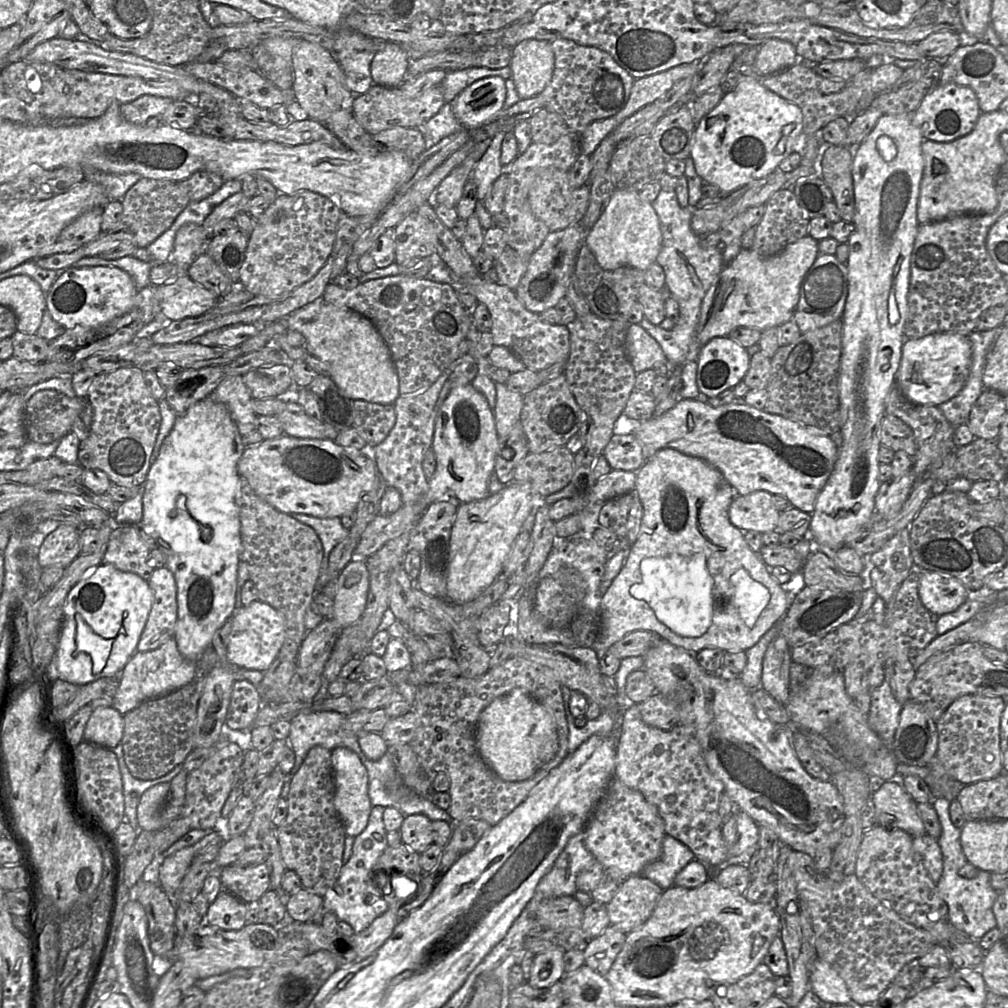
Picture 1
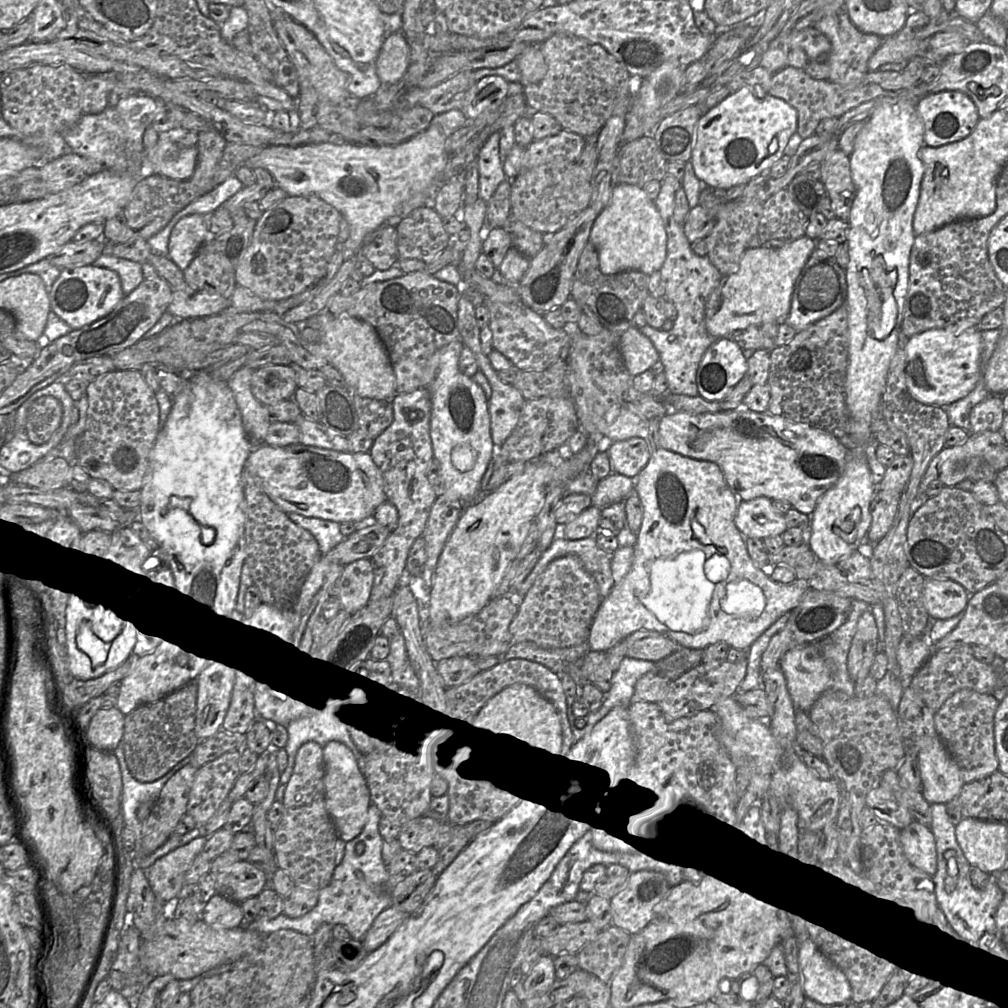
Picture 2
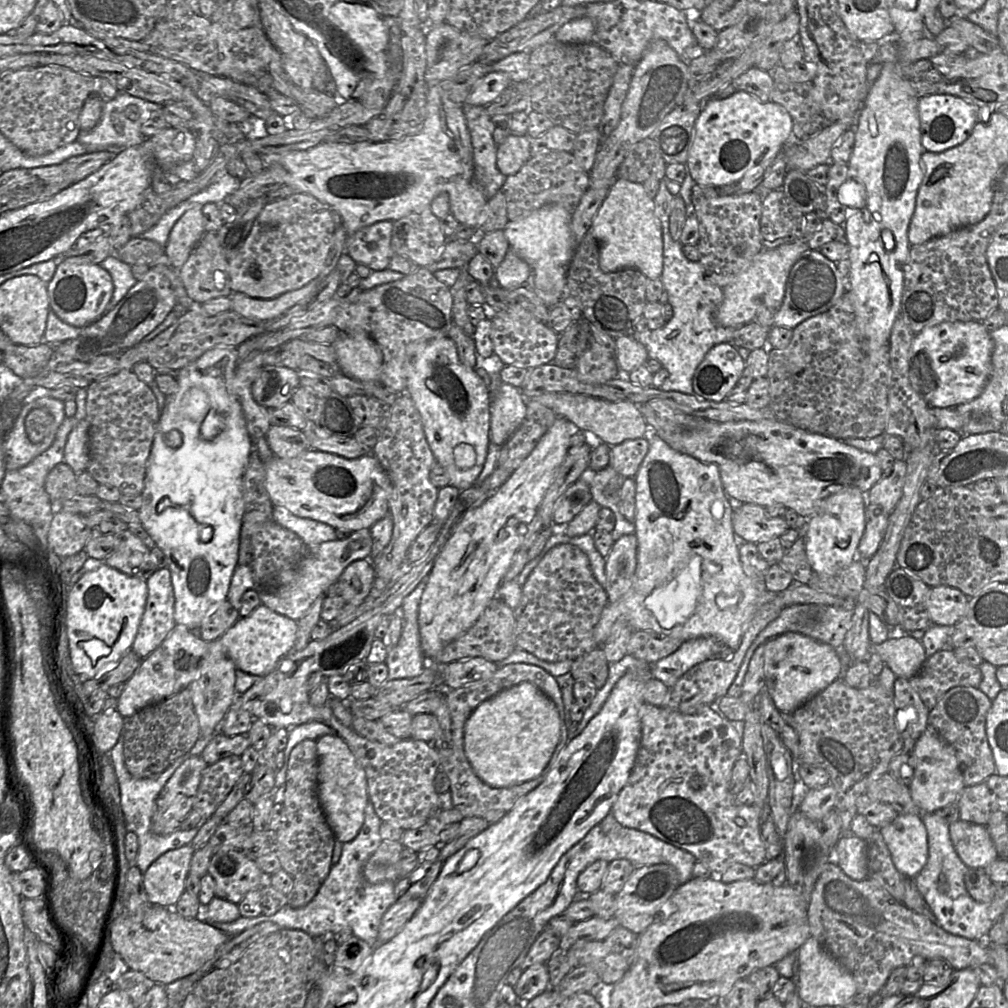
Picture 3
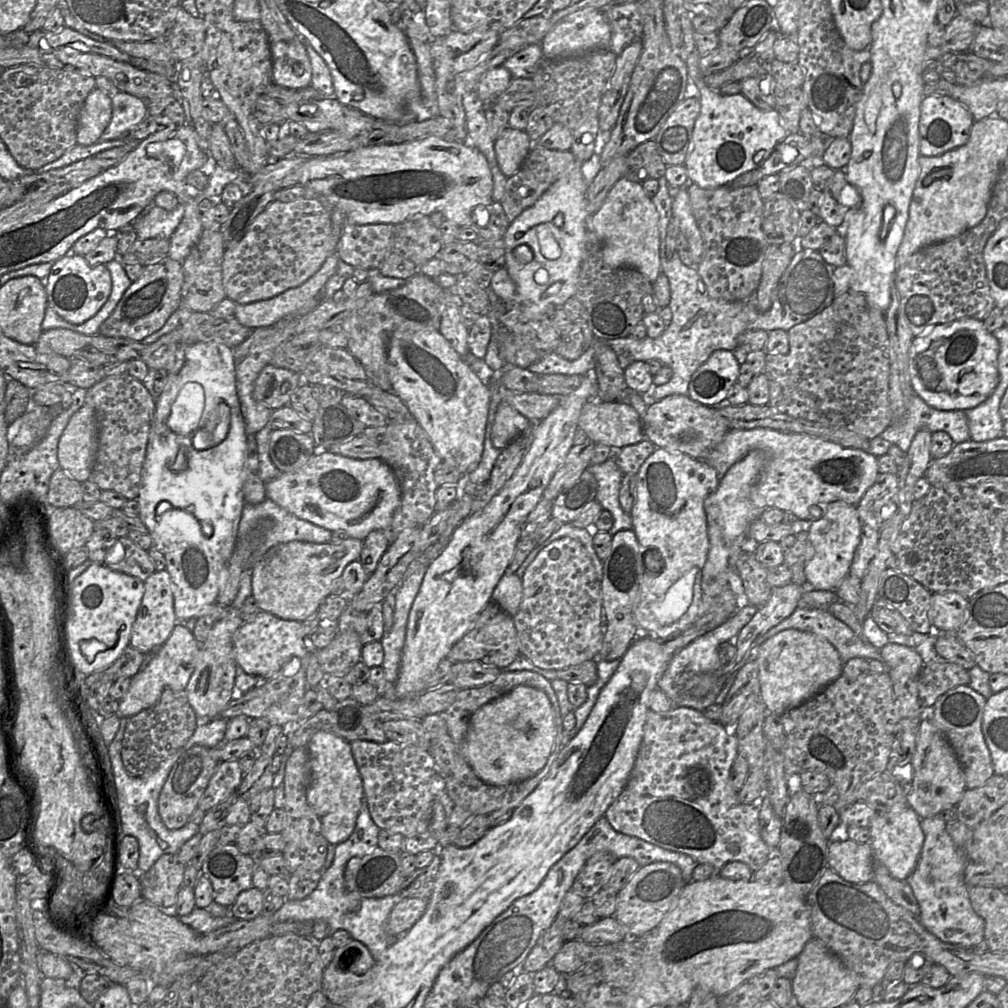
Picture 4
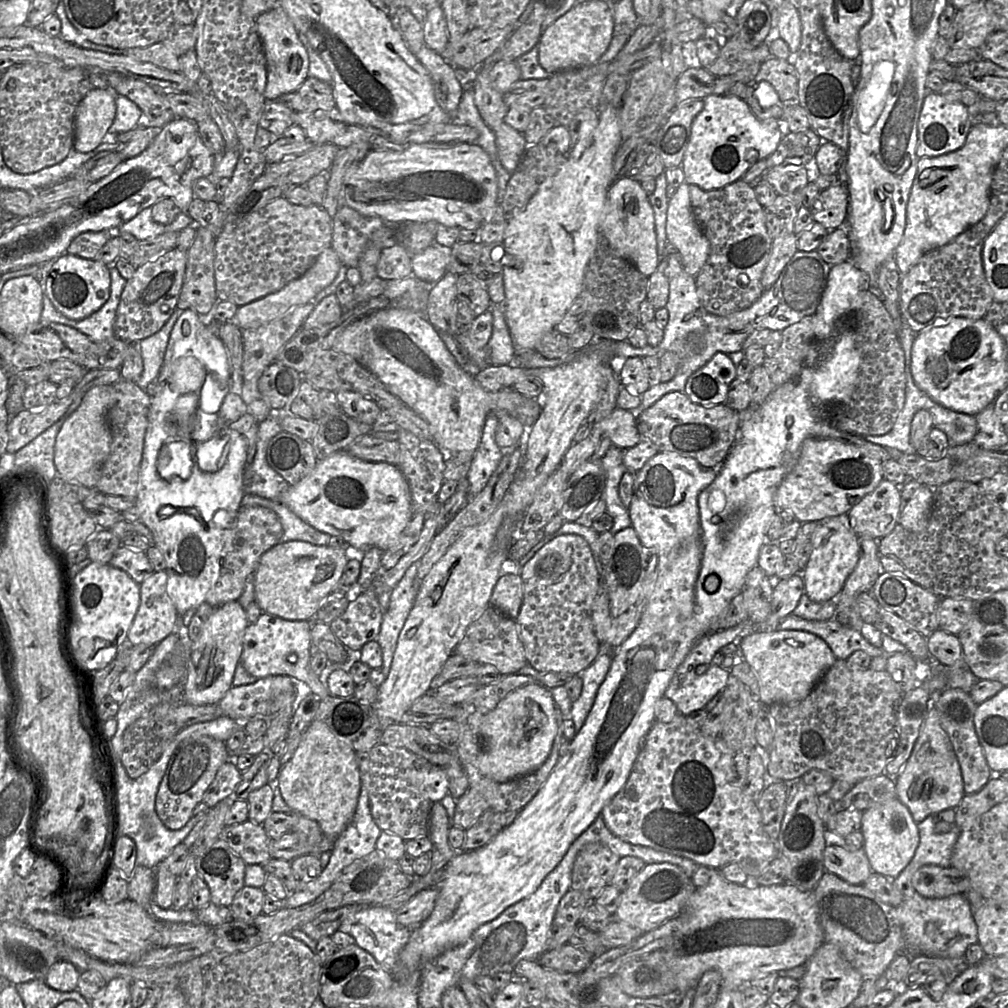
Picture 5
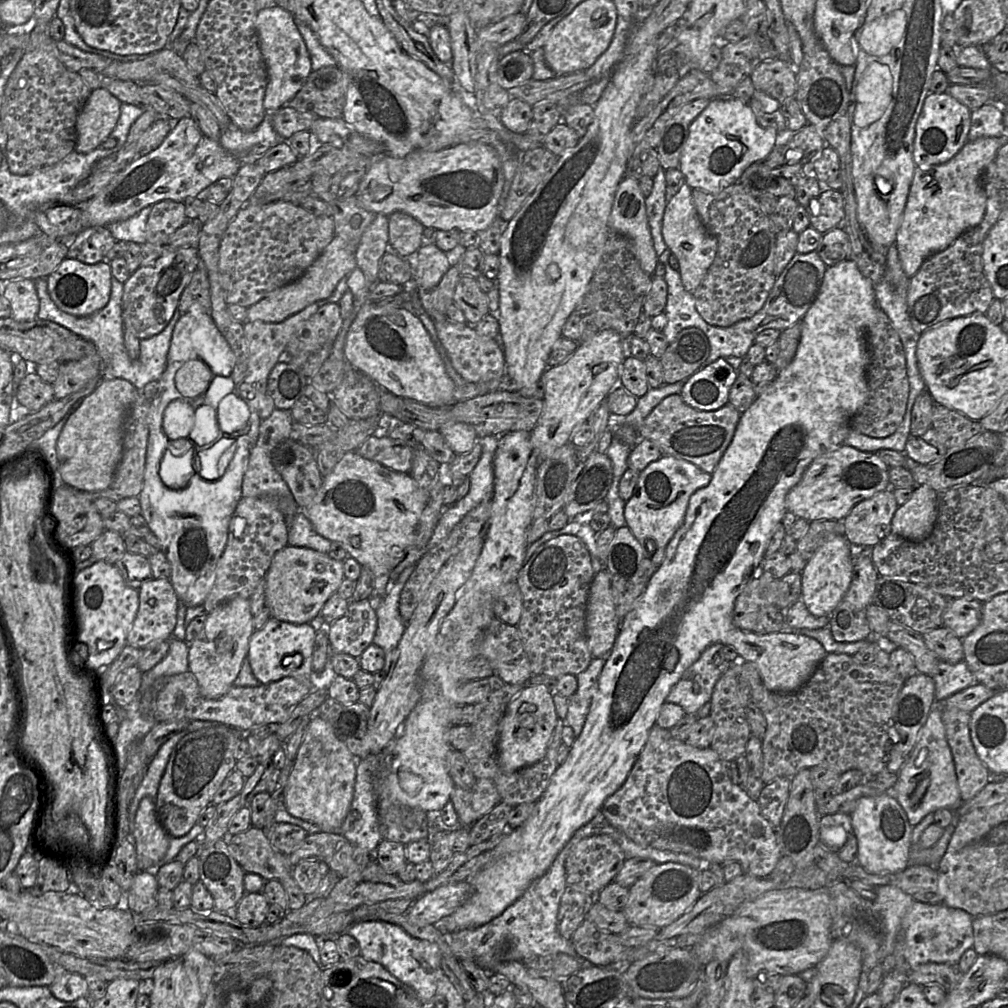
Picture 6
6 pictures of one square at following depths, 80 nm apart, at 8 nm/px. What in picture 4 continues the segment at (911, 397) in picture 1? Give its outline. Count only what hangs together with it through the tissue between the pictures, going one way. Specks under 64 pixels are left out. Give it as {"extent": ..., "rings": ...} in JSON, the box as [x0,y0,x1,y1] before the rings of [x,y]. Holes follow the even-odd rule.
{"extent":[909,318,999,411],"rings":[[[962,318],[955,320],[953,322],[939,324],[934,326],[932,329],[925,331],[923,335],[915,336],[909,351],[909,373],[911,378],[911,383],[915,393],[920,396],[926,404],[929,406],[943,411],[952,410],[968,410],[977,407],[985,400],[987,400],[991,394],[994,392],[995,388],[999,382],[998,373],[998,355],[999,355],[999,342],[984,326],[983,320],[975,320],[971,318]]]}

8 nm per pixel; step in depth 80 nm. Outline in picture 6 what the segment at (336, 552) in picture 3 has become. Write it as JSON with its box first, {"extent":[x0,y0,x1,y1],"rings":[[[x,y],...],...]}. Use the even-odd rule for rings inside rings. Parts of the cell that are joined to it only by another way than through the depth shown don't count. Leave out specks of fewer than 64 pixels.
{"extent":[265,545,344,623],"rings":[[[287,545],[275,553],[265,576],[265,607],[271,617],[280,621],[309,623],[320,615],[323,605],[344,578],[344,561],[334,560],[327,553]]]}

